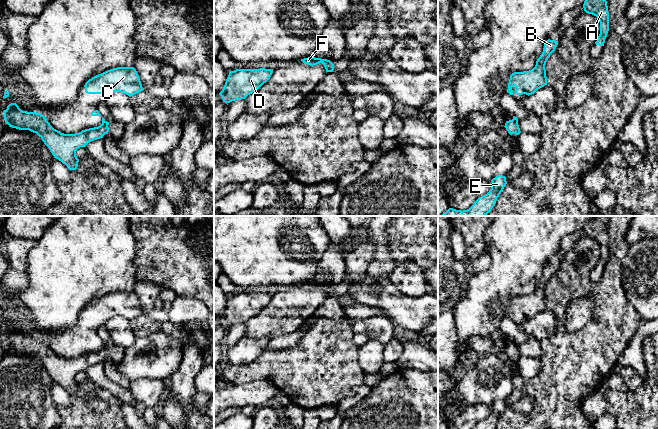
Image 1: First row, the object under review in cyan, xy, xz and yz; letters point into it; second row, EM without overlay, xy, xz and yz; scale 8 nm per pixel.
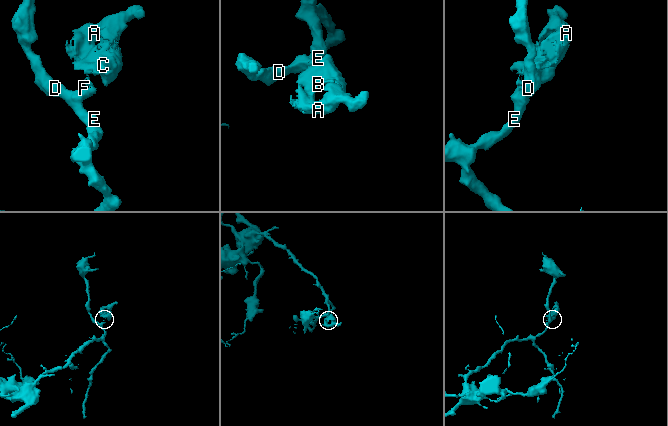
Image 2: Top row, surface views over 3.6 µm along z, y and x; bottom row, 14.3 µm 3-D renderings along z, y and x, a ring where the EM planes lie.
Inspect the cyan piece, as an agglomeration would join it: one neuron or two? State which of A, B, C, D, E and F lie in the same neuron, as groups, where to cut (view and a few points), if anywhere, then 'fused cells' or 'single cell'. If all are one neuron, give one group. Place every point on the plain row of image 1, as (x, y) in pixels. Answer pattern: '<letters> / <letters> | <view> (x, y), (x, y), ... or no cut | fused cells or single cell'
A B C / D E F | xy (105, 345), (102, 347) | fused cells

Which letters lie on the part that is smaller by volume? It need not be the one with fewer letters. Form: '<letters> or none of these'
A, B, C

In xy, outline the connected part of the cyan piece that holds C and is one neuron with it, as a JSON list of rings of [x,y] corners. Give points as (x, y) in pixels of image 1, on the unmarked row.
[[[117,291],[89,303],[85,309],[87,318],[104,318],[106,321],[121,316],[129,321],[144,314],[134,291]]]

